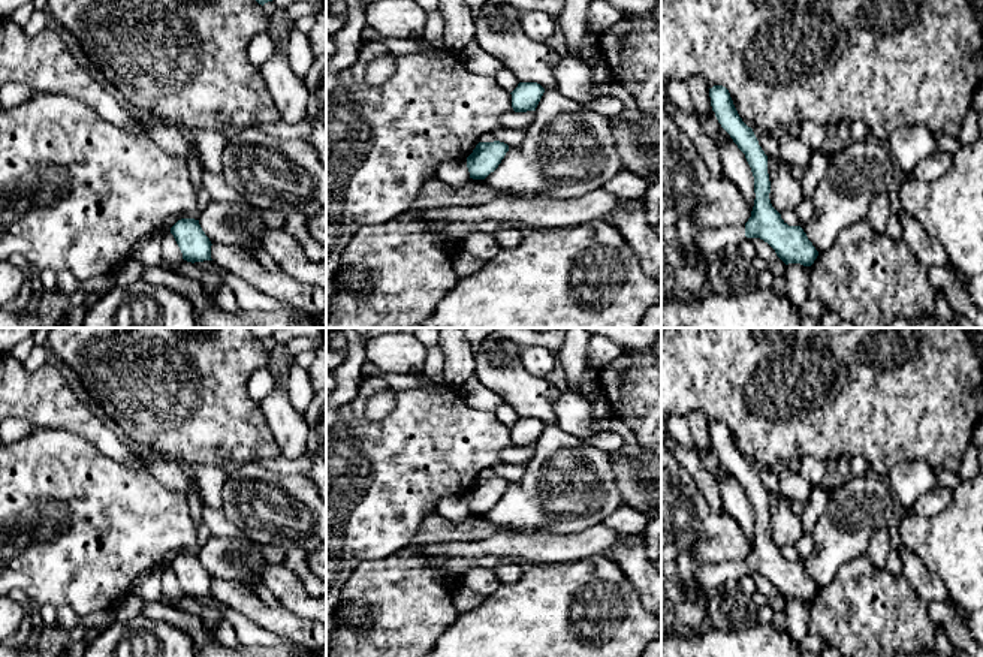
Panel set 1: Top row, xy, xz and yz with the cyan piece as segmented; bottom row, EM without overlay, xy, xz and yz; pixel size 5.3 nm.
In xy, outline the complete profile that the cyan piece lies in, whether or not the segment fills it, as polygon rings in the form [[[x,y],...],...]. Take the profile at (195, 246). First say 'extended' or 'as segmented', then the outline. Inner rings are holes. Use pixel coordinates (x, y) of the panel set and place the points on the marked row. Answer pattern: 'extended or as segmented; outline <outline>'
as segmented; outline [[[181,219],[172,227],[174,235],[183,259],[187,262],[203,262],[211,259],[211,241],[202,230],[199,220]]]

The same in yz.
extended; outline [[[723,85],[709,88],[711,106],[721,127],[730,135],[738,148],[745,154],[754,177],[754,207],[751,217],[744,226],[723,226],[718,229],[697,229],[690,217],[676,221],[681,256],[685,253],[706,251],[709,256],[721,256],[729,244],[739,245],[744,241],[760,238],[768,242],[777,256],[786,263],[811,266],[818,251],[808,239],[800,226],[788,226],[781,214],[772,207],[769,193],[771,181],[768,174],[768,156],[759,145],[751,127],[739,117],[730,93]]]

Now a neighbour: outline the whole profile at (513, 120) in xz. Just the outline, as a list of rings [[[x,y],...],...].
[[[534,111],[527,112],[506,112],[500,117],[500,126],[504,129],[528,129],[533,123]]]

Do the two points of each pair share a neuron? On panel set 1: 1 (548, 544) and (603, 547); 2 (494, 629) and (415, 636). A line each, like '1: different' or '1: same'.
1: same
2: different

